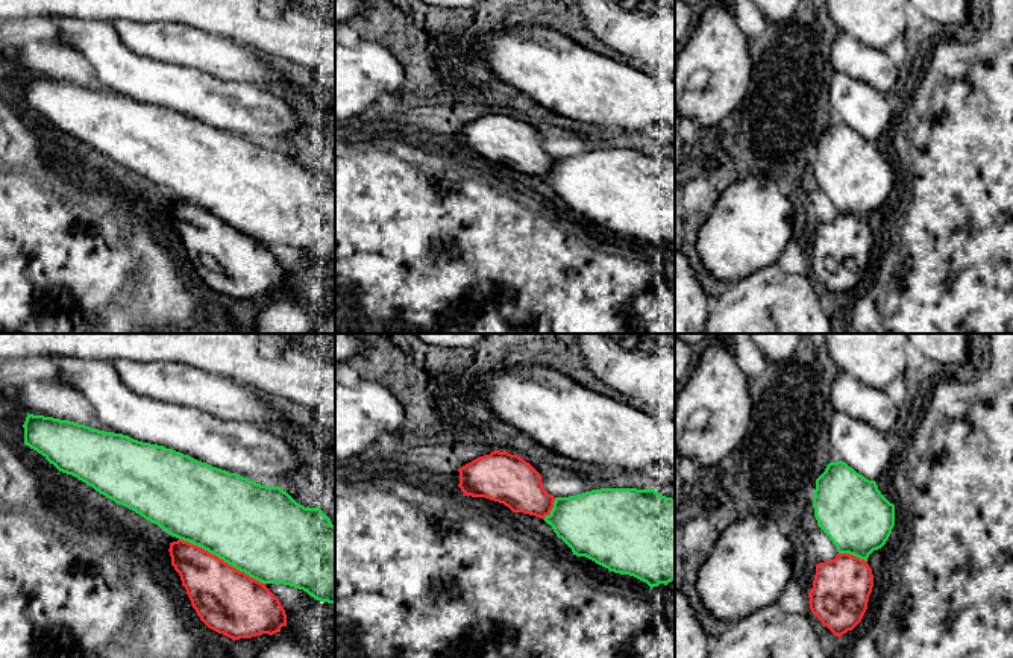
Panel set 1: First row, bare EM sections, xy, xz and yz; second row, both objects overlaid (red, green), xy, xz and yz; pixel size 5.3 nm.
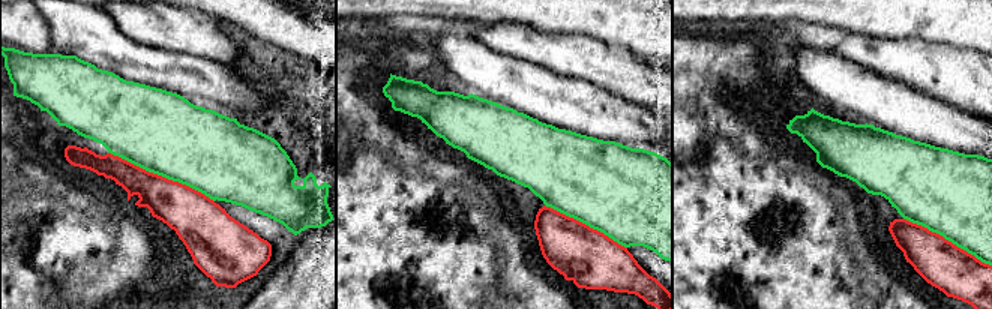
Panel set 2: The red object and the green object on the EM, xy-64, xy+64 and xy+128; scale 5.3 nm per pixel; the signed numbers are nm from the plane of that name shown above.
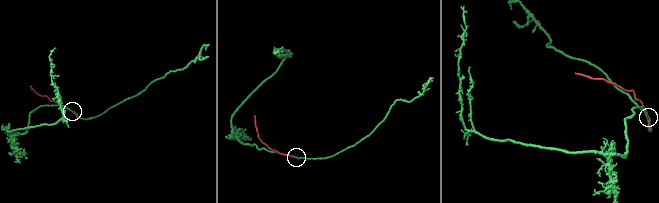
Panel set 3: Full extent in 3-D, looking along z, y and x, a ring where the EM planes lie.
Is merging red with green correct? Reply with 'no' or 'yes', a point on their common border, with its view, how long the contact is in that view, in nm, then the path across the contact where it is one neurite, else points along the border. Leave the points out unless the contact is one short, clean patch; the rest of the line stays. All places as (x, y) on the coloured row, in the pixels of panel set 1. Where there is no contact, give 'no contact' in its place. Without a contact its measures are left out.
no; contact xy (222, 560); length 500 nm

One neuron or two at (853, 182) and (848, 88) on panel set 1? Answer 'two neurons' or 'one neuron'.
one neuron

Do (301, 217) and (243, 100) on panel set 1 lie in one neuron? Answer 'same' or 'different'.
same

